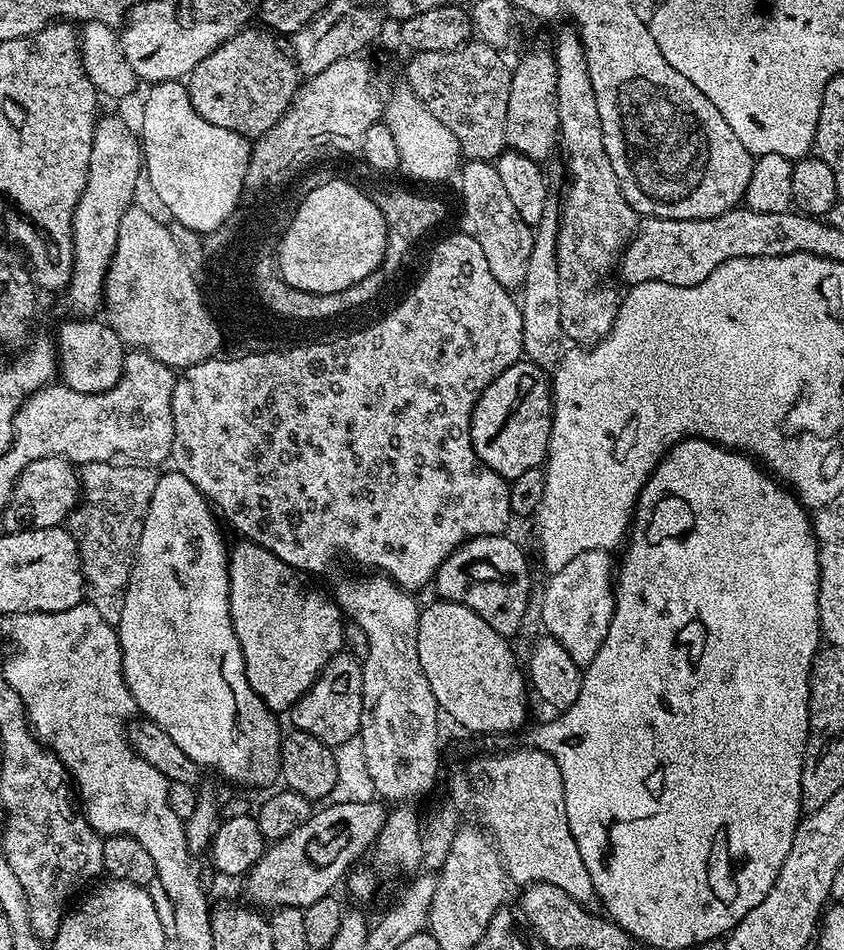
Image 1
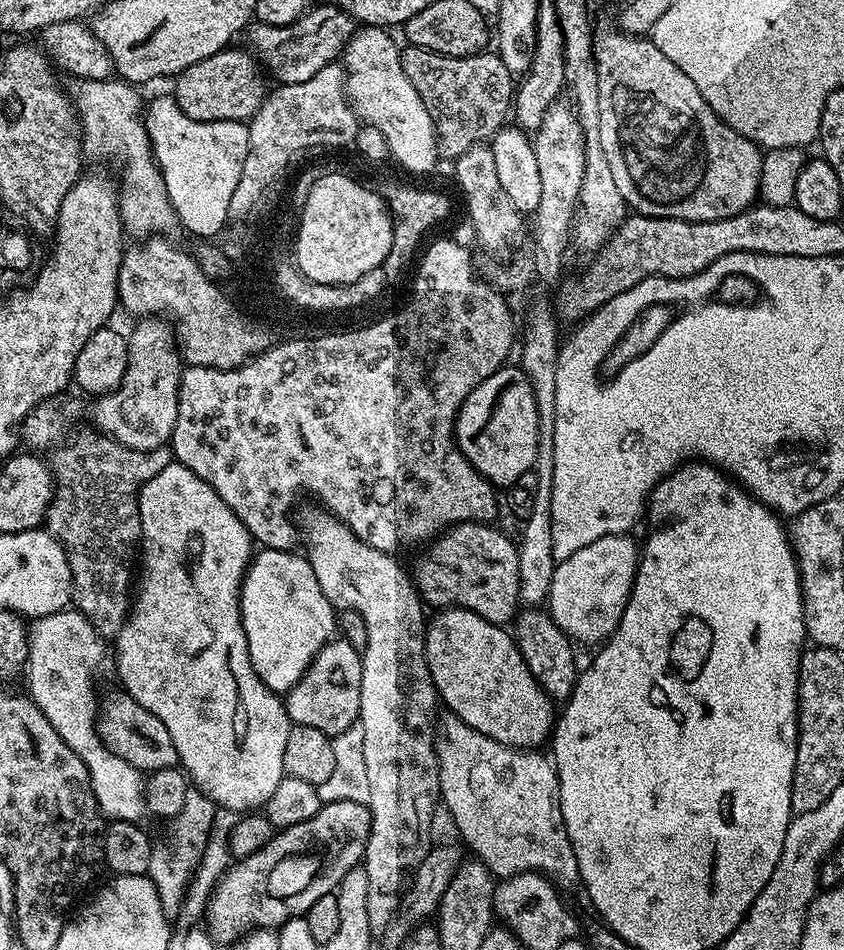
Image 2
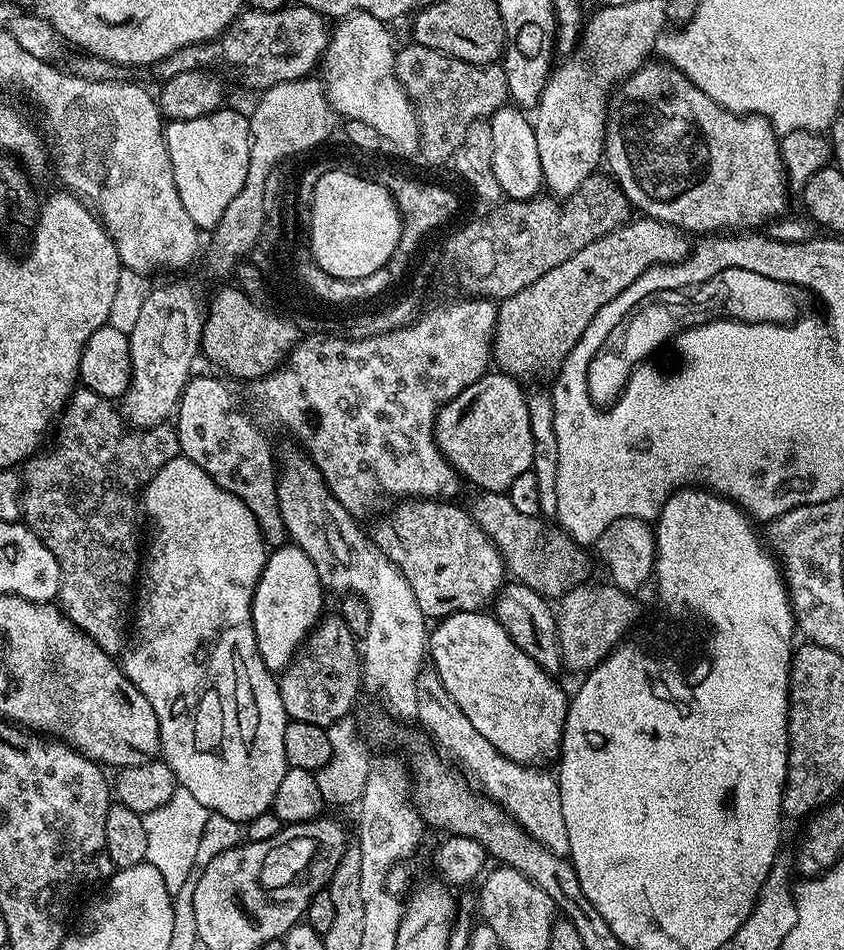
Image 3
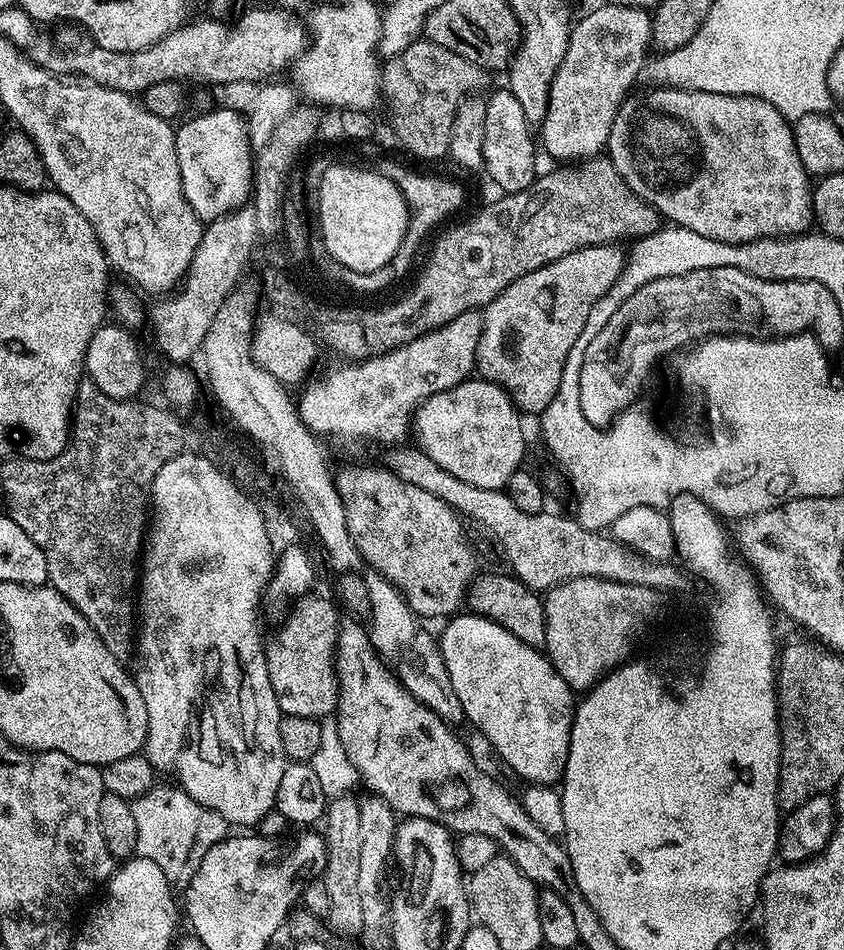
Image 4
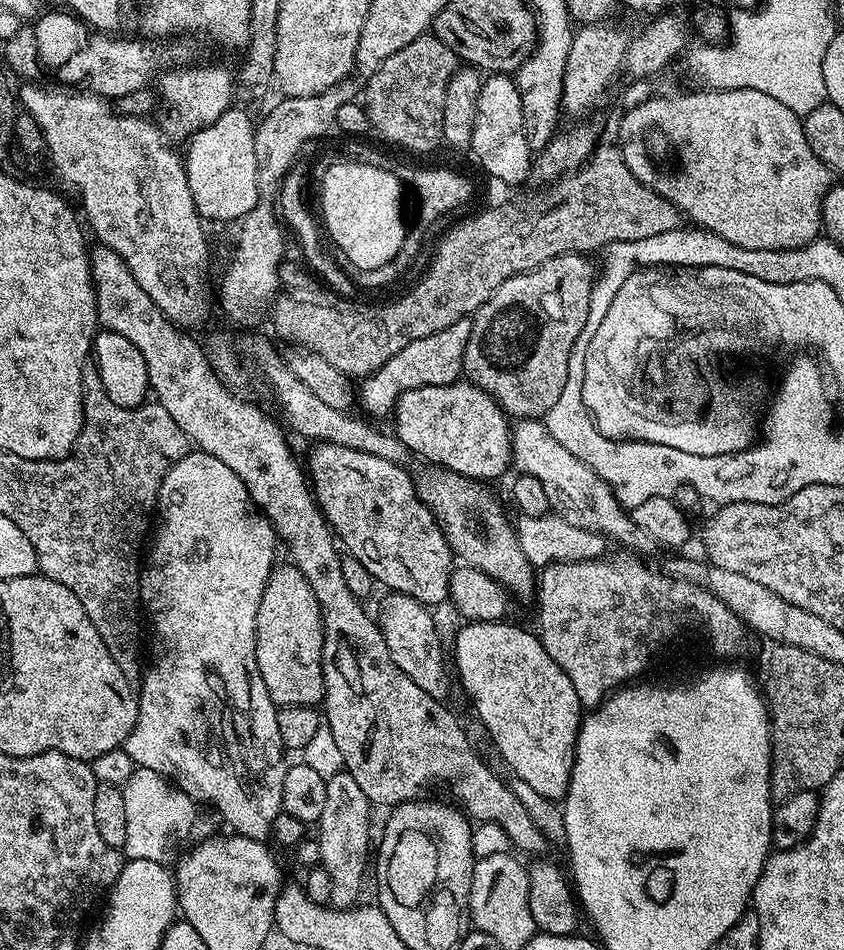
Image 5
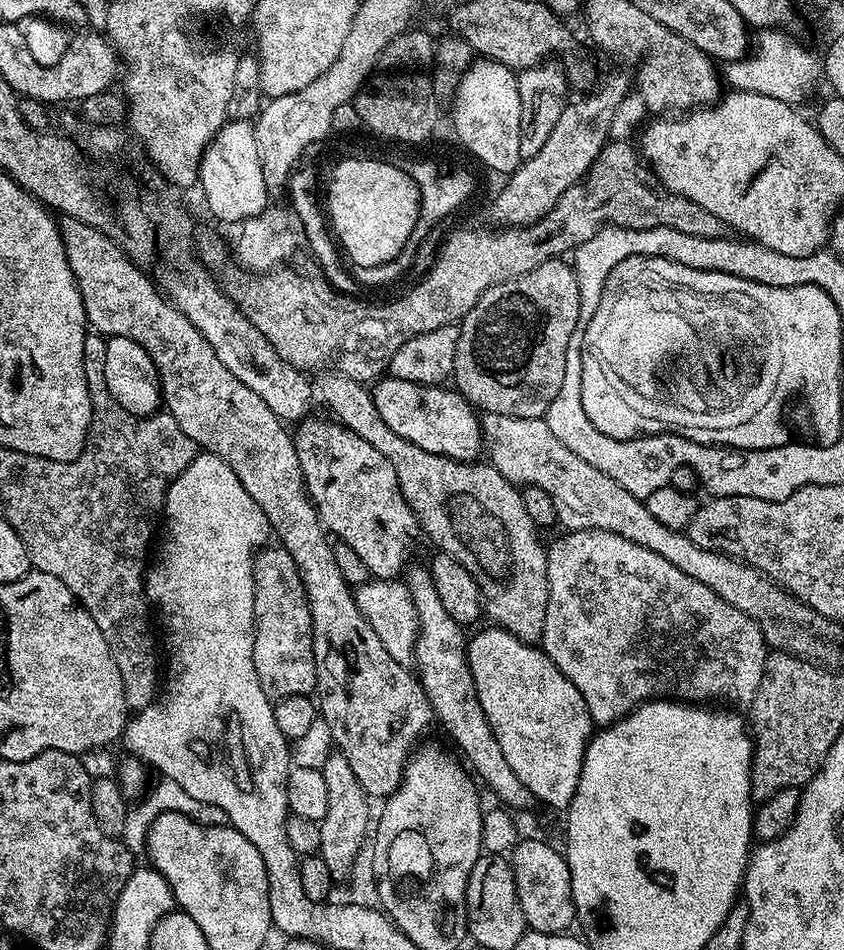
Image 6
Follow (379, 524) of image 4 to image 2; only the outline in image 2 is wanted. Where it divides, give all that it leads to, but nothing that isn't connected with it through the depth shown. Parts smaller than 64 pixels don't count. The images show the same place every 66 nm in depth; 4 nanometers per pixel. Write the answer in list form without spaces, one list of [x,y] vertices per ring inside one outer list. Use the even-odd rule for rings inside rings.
[[[473,522],[470,524],[453,524],[451,528],[440,533],[439,536],[435,537],[427,545],[428,553],[421,558],[416,564],[416,572],[414,571],[414,583],[416,585],[416,590],[420,594],[421,601],[425,605],[431,606],[433,604],[433,609],[443,610],[445,608],[465,608],[470,610],[474,614],[478,614],[482,618],[486,618],[491,622],[491,624],[498,624],[501,626],[508,626],[513,623],[514,617],[518,612],[518,605],[521,603],[519,594],[519,554],[517,552],[517,545],[498,529],[492,528],[491,523],[488,522]]]

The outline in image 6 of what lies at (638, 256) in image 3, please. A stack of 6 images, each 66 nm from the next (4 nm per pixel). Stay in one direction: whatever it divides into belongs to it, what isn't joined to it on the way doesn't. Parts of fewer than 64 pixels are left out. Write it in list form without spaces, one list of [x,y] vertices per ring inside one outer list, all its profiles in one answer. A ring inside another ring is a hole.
[[[564,258],[542,262],[542,266],[530,270],[518,278],[507,280],[490,290],[486,290],[486,294],[482,294],[482,298],[478,298],[476,305],[467,312],[463,320],[459,321],[458,350],[454,350],[454,366],[451,375],[451,379],[456,380],[456,384],[454,383],[455,391],[463,394],[472,403],[473,408],[484,414],[493,412],[510,418],[541,419],[550,410],[550,402],[554,402],[554,397],[558,395],[558,389],[562,386],[562,378],[566,378],[566,350],[578,332],[579,309],[580,295],[578,294],[576,270]]]

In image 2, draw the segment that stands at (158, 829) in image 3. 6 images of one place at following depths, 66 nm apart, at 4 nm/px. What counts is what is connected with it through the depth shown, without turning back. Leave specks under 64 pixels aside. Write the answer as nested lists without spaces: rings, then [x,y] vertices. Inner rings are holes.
[[[189,791],[182,810],[173,817],[172,824],[172,852],[153,849],[148,876],[158,890],[159,902],[162,904],[163,913],[170,922],[177,921],[180,916],[181,903],[187,892],[188,884],[199,866],[202,854],[205,852],[206,842],[212,832],[214,814],[218,806],[204,792]]]

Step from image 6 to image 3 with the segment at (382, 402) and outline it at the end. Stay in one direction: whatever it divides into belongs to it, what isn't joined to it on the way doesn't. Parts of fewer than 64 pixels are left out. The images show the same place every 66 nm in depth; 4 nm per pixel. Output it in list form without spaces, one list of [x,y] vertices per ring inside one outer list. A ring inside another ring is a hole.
[[[499,370],[489,371],[478,382],[466,386],[449,404],[444,405],[436,415],[436,445],[452,467],[465,481],[477,484],[478,489],[487,492],[507,493],[510,482],[518,474],[532,471],[534,440],[531,437],[530,411],[527,409],[525,390],[520,389],[521,381],[515,376],[507,376]]]

